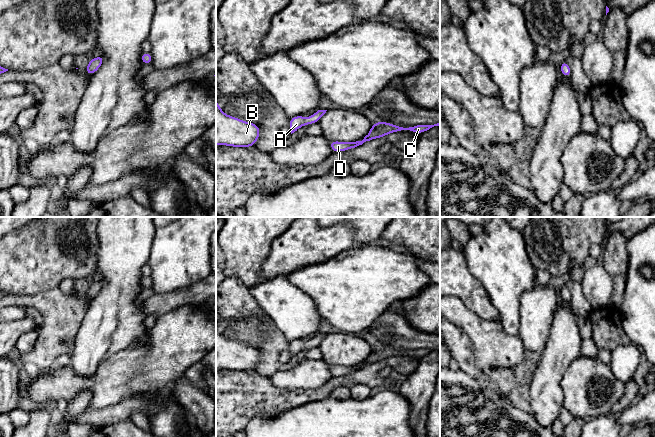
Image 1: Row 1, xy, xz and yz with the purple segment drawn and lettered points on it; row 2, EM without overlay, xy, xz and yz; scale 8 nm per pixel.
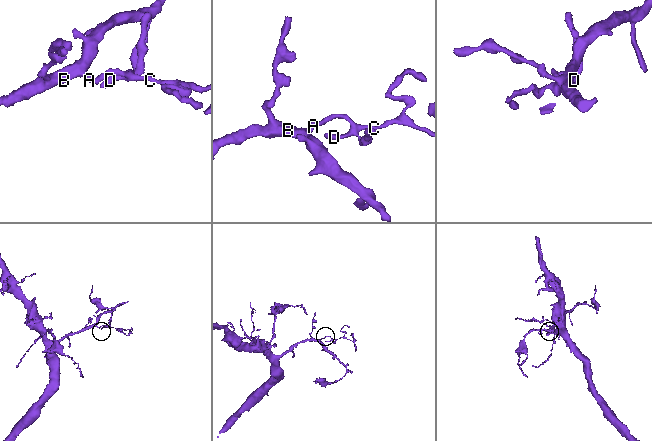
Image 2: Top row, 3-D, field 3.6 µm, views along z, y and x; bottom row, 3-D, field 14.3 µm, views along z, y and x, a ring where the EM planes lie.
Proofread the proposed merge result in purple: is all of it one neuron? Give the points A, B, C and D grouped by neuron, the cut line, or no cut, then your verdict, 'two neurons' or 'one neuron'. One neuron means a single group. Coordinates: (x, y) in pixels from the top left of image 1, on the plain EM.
A B C D | no cut | one neuron

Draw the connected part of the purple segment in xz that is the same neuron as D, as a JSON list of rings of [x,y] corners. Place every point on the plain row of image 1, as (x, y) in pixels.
[[[380,345],[377,347],[372,347],[371,354],[364,361],[362,365],[356,365],[356,366],[329,365],[329,368],[333,376],[343,376],[355,372],[359,369],[362,369],[366,365],[374,364],[386,360],[393,356],[409,355],[409,356],[422,358],[434,350],[440,351],[440,347],[434,349],[398,350],[398,349],[393,349],[387,346]]]

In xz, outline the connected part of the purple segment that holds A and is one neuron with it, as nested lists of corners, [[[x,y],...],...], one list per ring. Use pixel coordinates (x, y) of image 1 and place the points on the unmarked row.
[[[318,334],[308,342],[305,342],[302,339],[294,340],[290,342],[289,350],[290,350],[291,358],[297,355],[300,351],[304,349],[318,347],[321,341],[326,337],[326,335],[327,334]]]

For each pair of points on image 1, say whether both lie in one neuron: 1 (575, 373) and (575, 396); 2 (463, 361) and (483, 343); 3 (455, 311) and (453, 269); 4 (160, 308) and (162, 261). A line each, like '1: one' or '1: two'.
1: one
2: two
3: two
4: two

